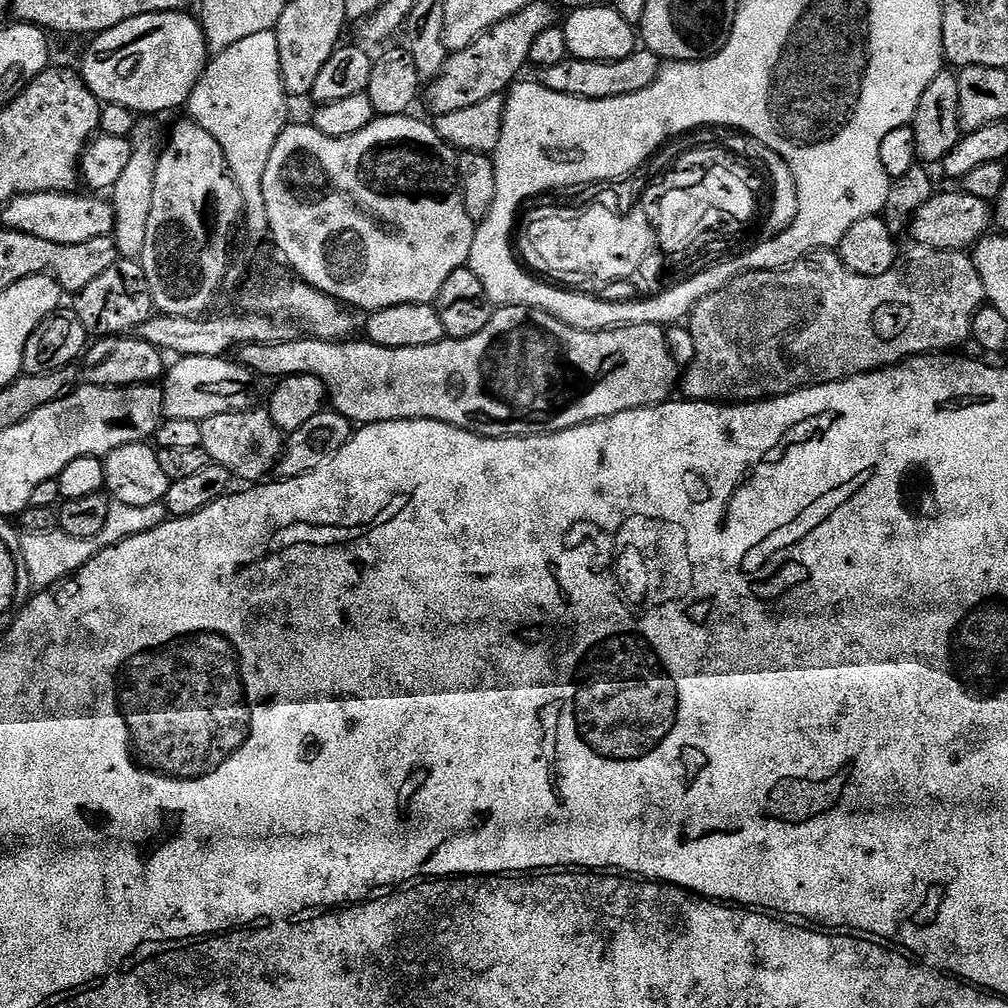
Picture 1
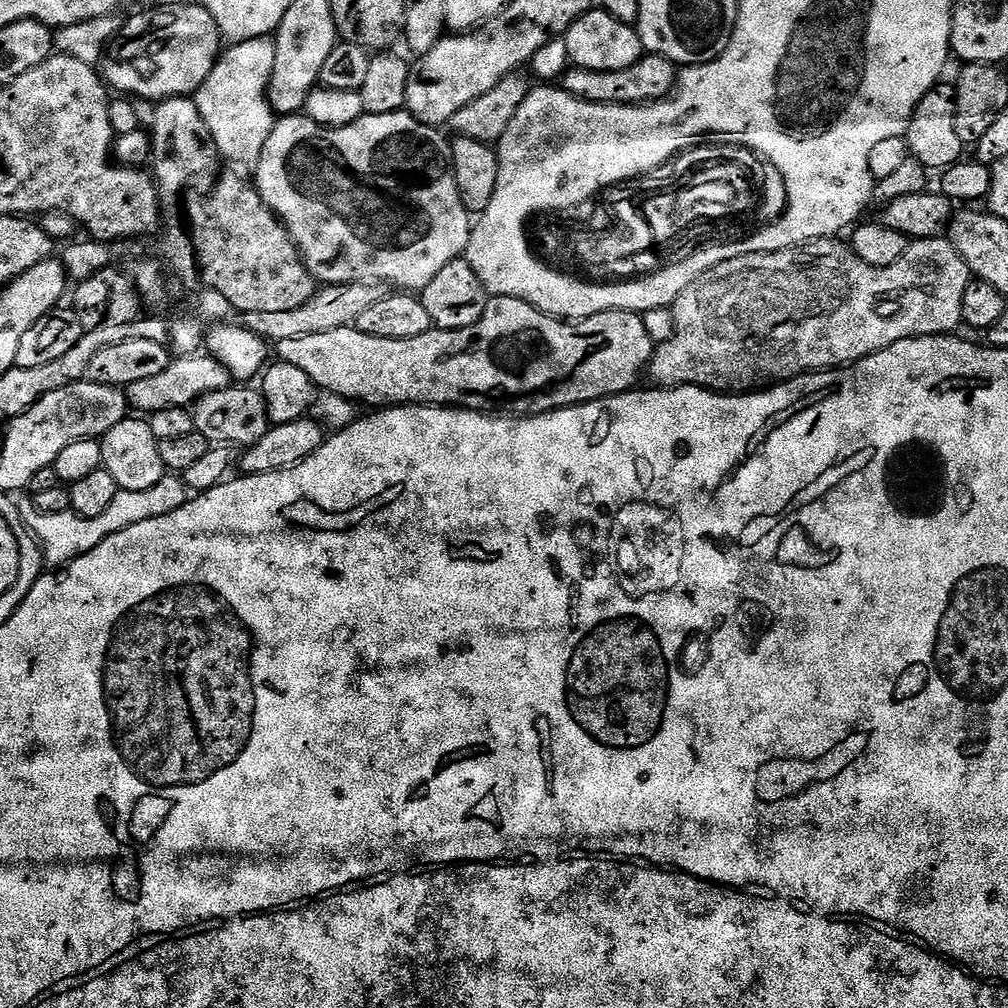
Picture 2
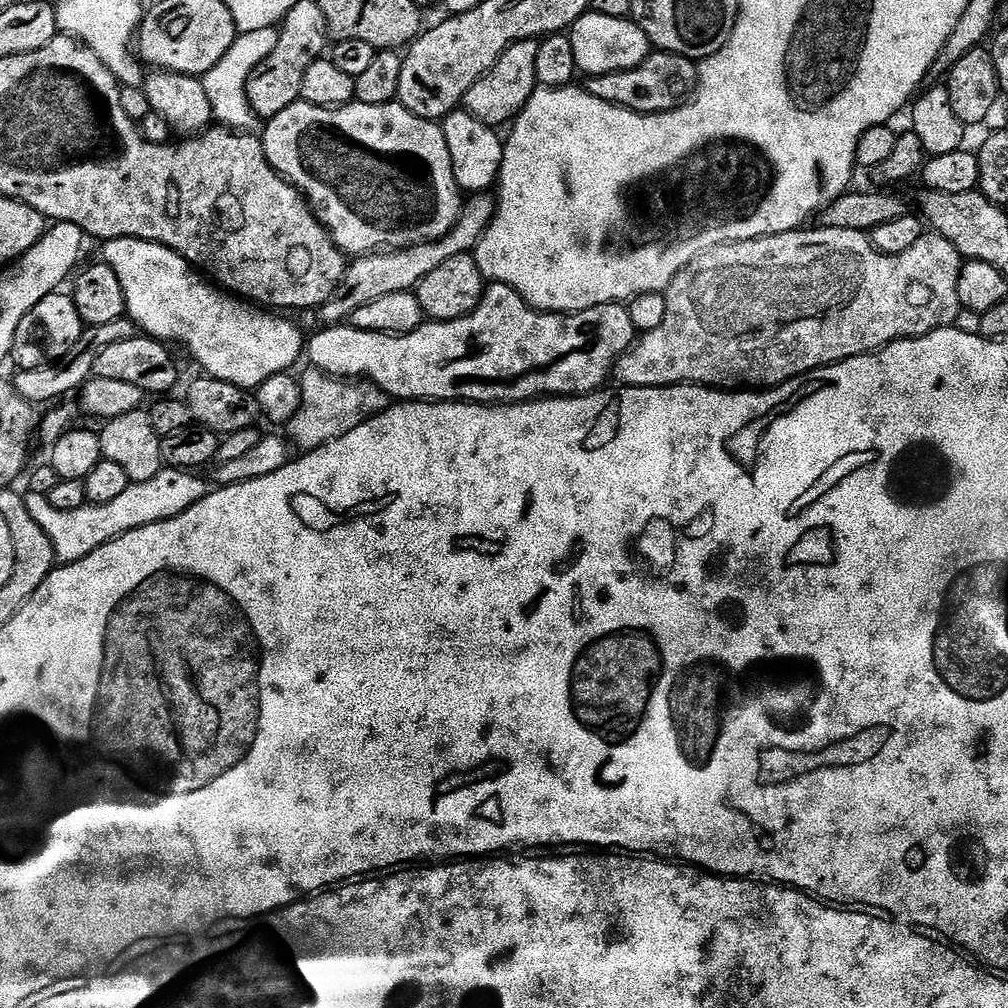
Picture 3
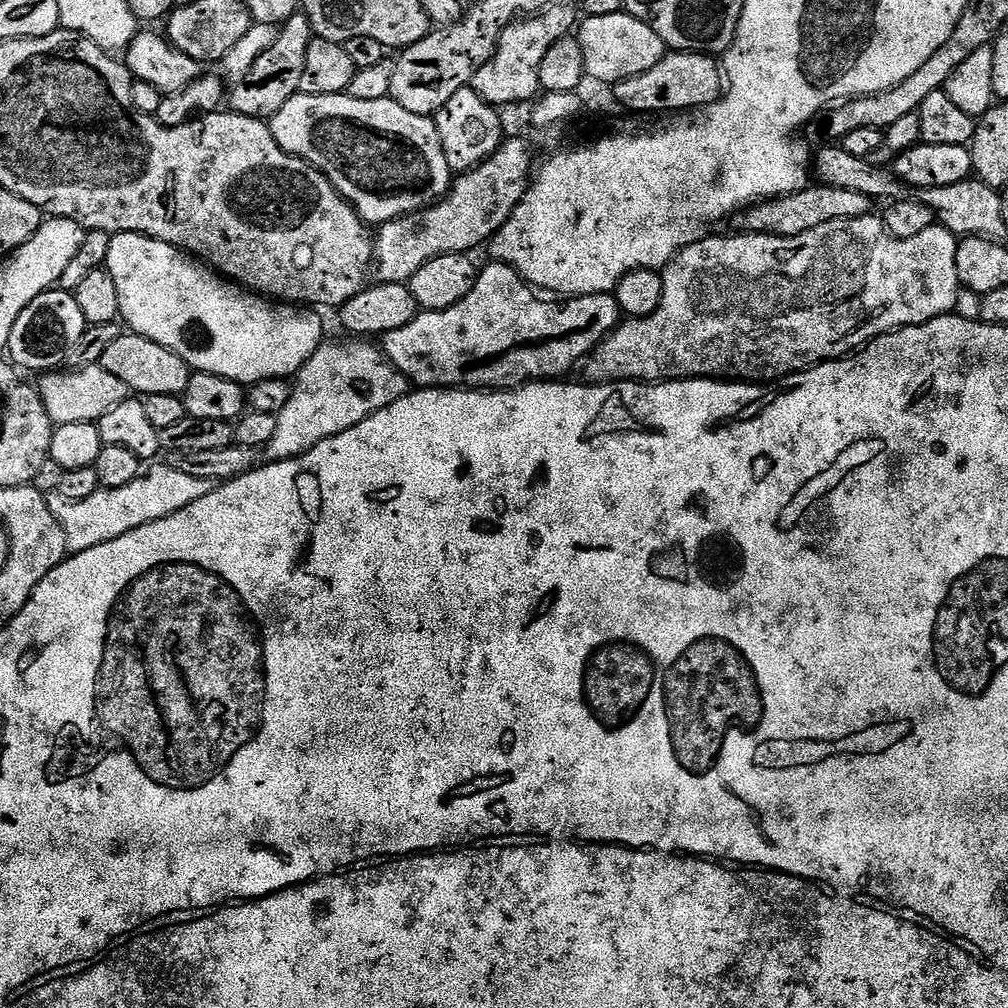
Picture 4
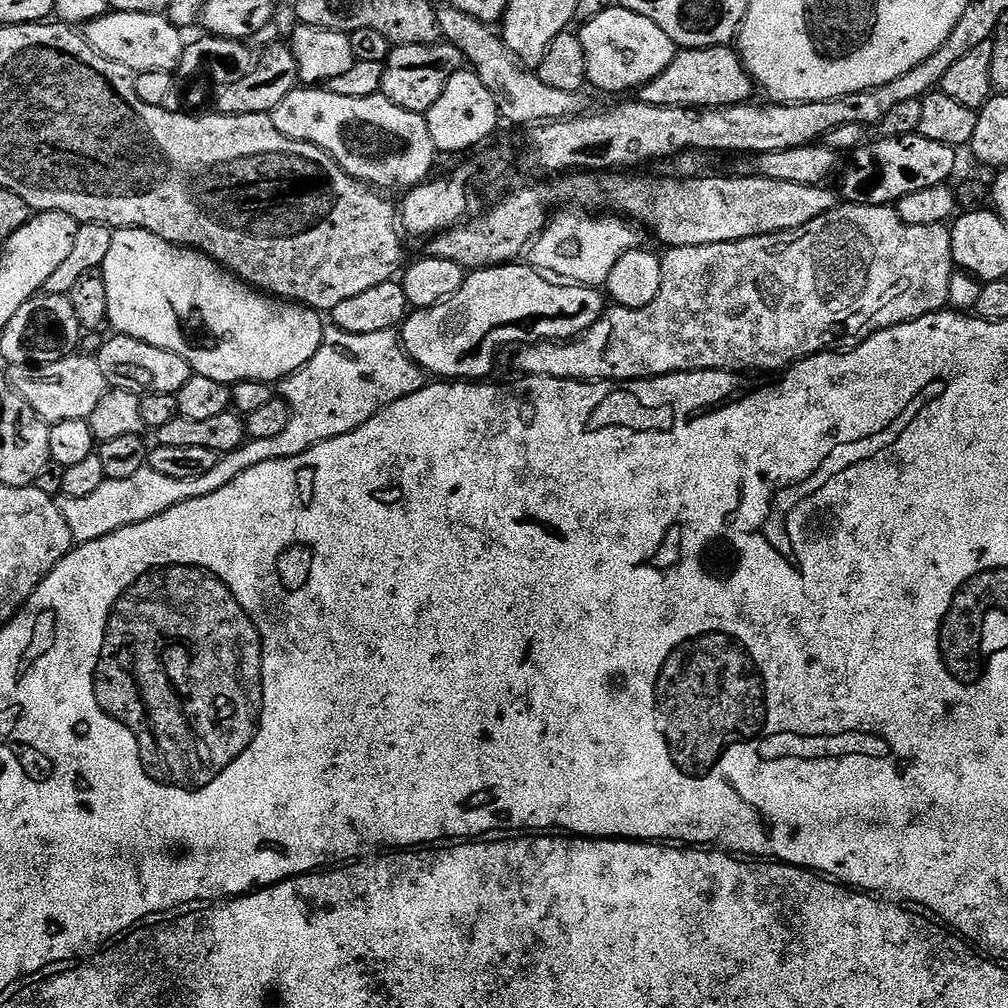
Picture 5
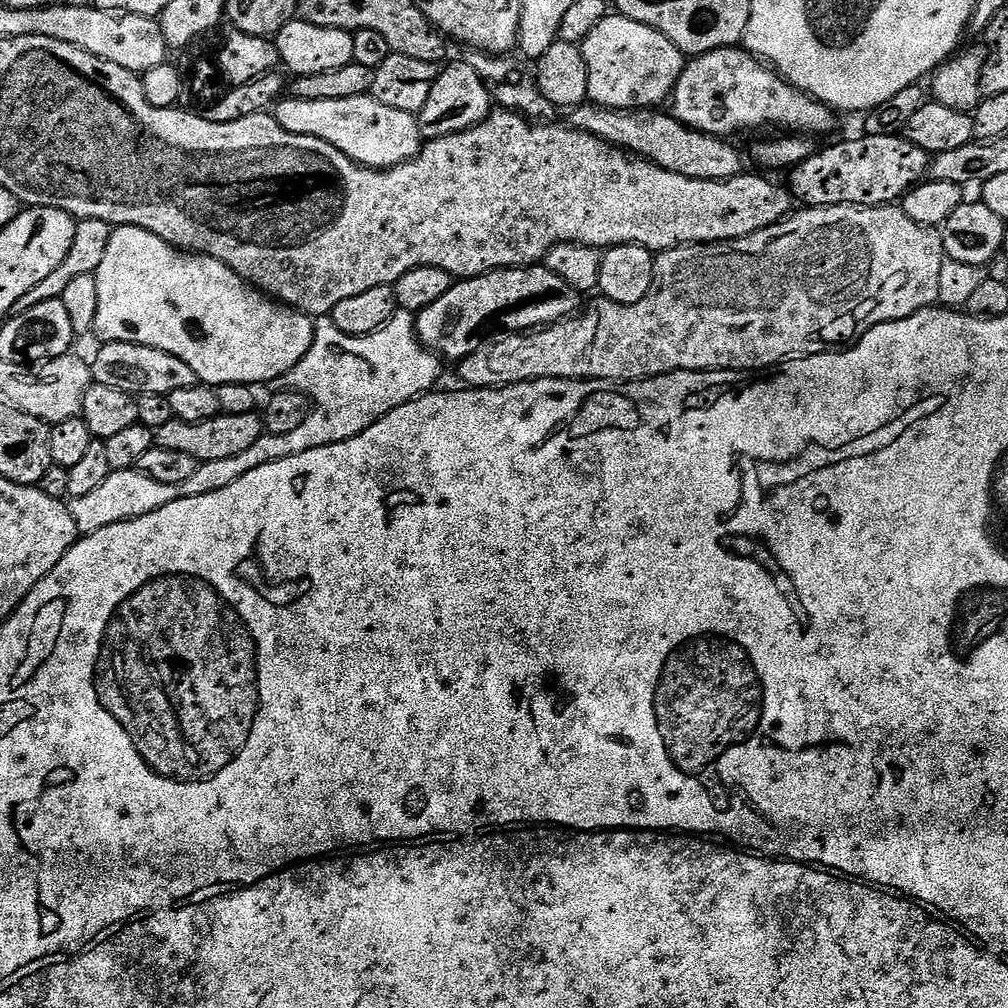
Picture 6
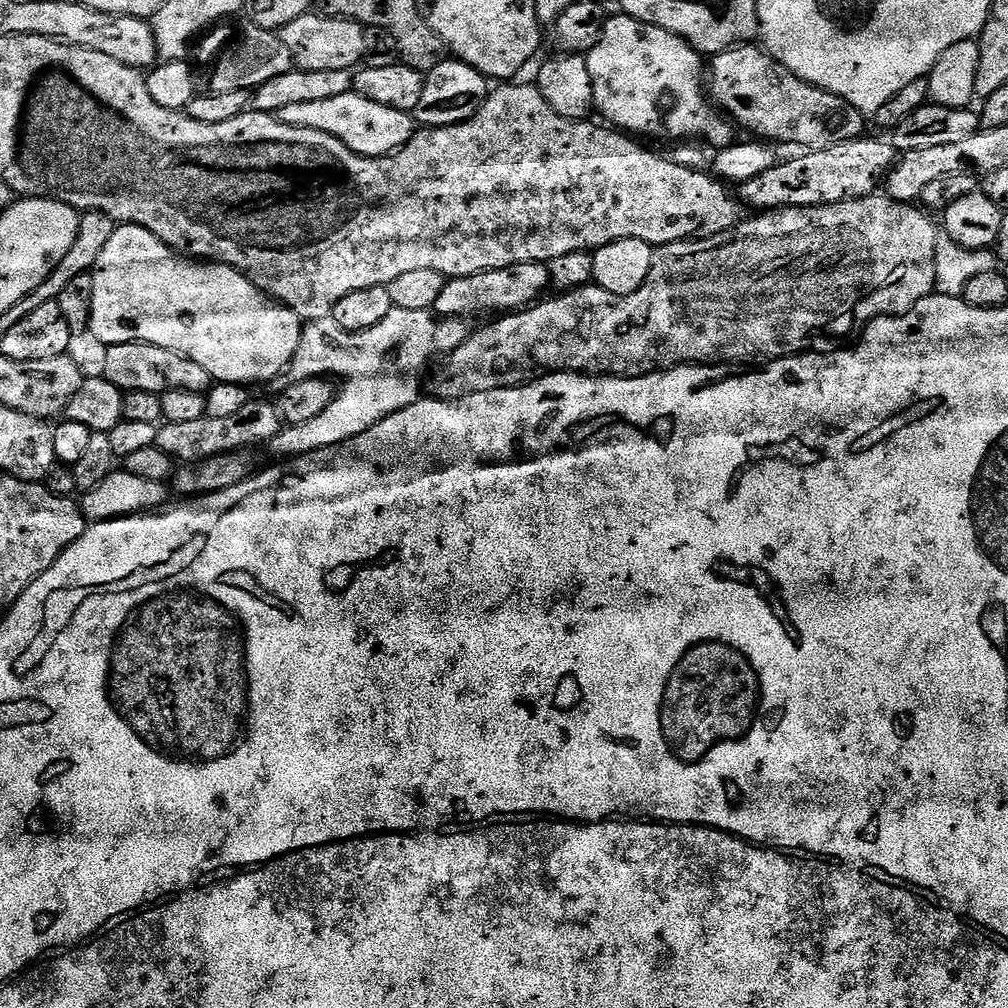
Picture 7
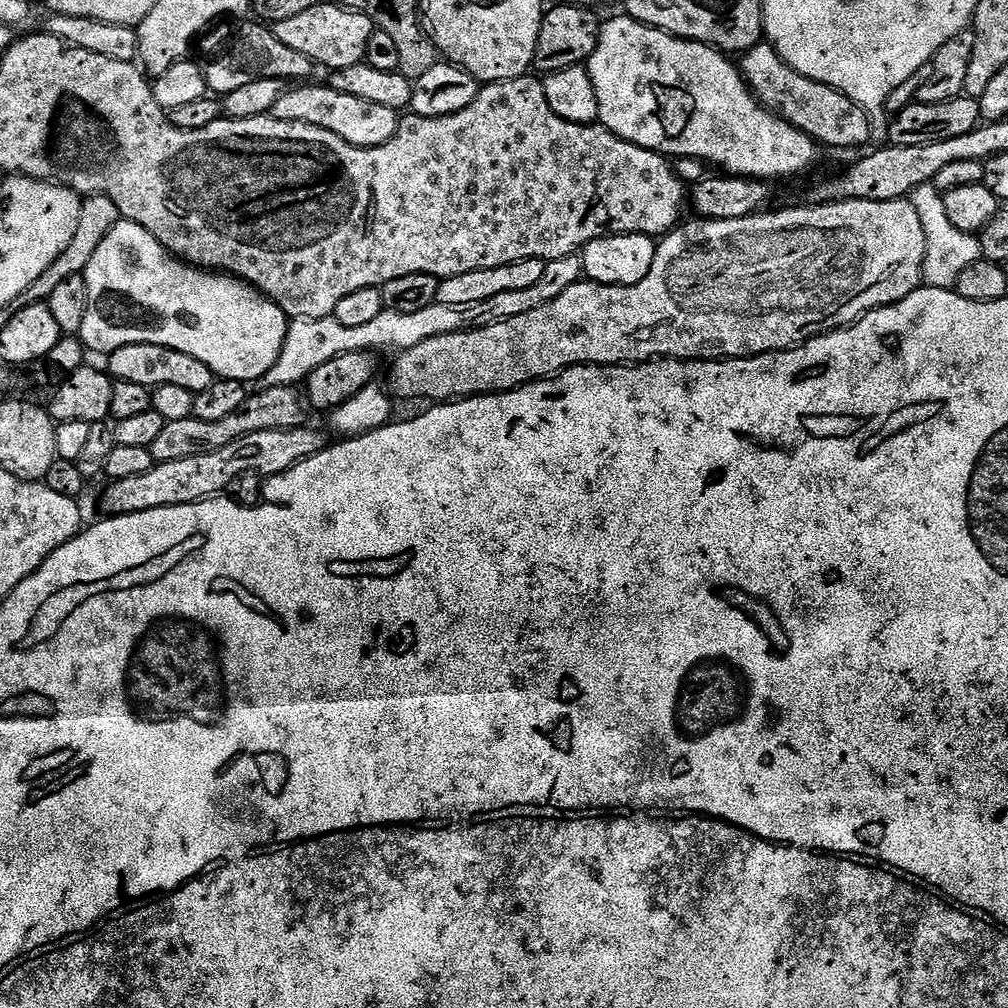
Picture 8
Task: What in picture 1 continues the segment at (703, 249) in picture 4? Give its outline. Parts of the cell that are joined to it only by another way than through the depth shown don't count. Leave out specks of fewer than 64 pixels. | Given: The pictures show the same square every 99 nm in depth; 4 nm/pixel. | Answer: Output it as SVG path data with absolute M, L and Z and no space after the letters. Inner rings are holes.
M912 246L908 253L901 255L893 268L886 274L863 276L852 272L840 261L839 255L832 250L813 250L807 256L782 268L767 268L757 272L744 272L735 276L727 286L704 296L693 306L686 320L686 327L694 338L694 358L683 369L682 392L690 400L705 402L755 402L771 400L774 396L785 396L810 384L829 384L835 380L845 380L848 376L860 376L863 372L875 372L878 368L887 368L909 356L921 354L940 354L945 350L956 350L971 337L972 319L976 311L985 303L982 290L982 278L974 266L967 251L951 252Z

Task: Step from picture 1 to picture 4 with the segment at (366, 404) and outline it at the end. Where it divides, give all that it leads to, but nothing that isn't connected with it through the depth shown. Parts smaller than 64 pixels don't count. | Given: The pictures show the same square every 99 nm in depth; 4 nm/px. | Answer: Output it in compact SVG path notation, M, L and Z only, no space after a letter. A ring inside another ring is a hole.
M491 263L479 269L474 290L462 302L450 310L421 311L402 330L382 338L384 355L413 385L503 390L533 380L564 378L621 323L622 313L611 292L557 302L538 294L508 264Z

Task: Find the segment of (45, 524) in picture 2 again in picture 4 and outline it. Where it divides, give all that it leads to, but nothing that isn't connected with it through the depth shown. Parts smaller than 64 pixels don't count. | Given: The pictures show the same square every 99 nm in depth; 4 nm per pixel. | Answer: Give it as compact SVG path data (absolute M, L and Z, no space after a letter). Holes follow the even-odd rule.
M166 462L156 463L151 465L153 468L149 472L147 469L134 482L117 488L99 488L90 494L90 498L82 498L82 502L64 500L60 492L47 493L50 514L54 514L62 530L66 530L69 553L85 552L114 538L122 538L122 534L138 526L146 526L170 514L178 514L178 510L198 502L198 498L206 498L206 494L218 487L217 481L190 478L190 474L182 474L182 470L174 470Z

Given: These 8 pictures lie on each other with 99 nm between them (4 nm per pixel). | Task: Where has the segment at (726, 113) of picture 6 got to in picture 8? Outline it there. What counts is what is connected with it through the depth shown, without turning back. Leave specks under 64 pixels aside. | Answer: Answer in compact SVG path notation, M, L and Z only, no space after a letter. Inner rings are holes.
M755 44L749 52L743 53L741 60L744 61L739 61L738 67L756 99L771 112L812 137L817 145L860 148L871 141L871 122L862 104L846 98L846 94L834 90L834 86L826 86L822 82L814 82L814 78L798 74L798 70L790 67L777 54L773 44Z

